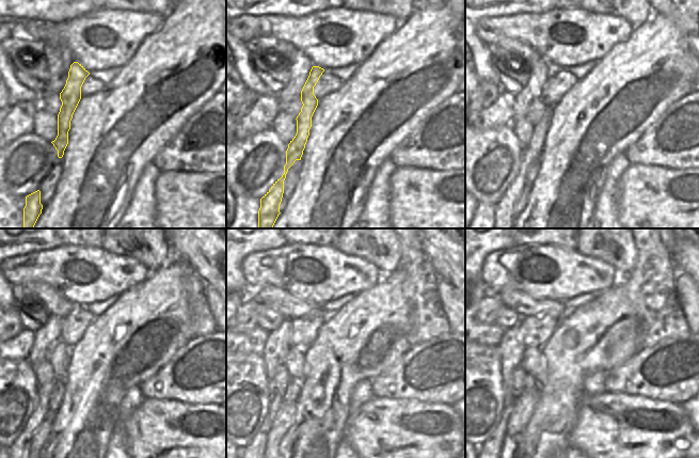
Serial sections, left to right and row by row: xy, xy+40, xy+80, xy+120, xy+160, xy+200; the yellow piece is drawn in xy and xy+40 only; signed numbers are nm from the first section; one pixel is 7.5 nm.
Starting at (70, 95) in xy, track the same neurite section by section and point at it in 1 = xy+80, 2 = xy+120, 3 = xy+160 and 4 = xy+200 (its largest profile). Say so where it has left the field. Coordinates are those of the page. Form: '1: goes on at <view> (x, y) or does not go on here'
1: goes on at xy+80 (505, 206)
2: goes on at xy+120 (21, 445)
3: goes on at xy+160 (257, 445)
4: goes on at xy+200 (493, 445)

